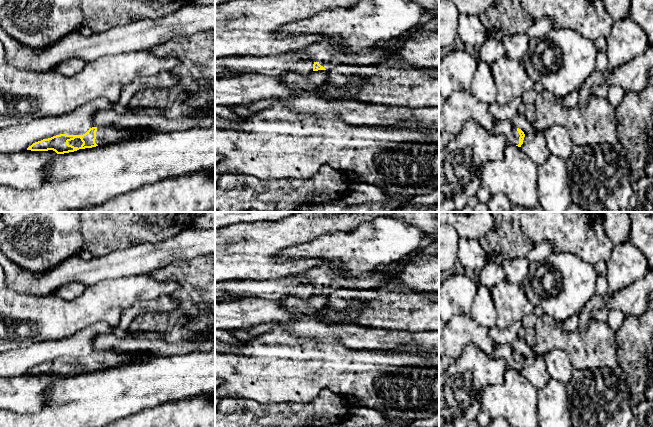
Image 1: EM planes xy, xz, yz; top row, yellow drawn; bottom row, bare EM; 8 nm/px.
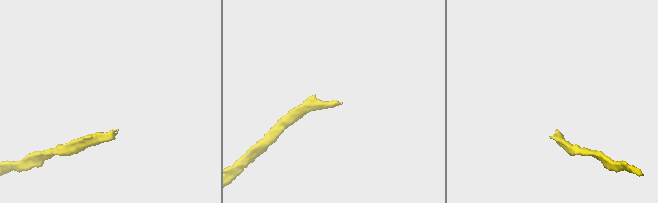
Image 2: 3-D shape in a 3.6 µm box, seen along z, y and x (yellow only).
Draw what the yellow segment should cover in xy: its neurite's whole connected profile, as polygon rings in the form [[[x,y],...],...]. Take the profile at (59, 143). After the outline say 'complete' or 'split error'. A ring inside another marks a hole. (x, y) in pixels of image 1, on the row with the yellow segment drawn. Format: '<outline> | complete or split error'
[[[112,125],[92,127],[83,135],[60,134],[33,143],[27,148],[31,151],[53,150],[57,154],[74,152],[79,149],[92,148],[99,145],[112,144],[128,140],[130,131],[117,130]]] | split error

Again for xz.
[[[405,35],[389,41],[388,46],[375,47],[361,52],[351,52],[344,46],[339,46],[330,40],[317,42],[307,48],[295,51],[306,54],[313,62],[313,71],[328,70],[341,65],[380,64],[396,48],[404,45]]] | split error

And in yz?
[[[495,120],[492,132],[503,135],[506,138],[507,144],[513,144],[518,147],[521,147],[525,137],[524,132],[510,121]]] | split error

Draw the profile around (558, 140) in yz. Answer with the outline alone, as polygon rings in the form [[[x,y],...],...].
[[[552,126],[543,131],[547,148],[552,155],[567,160],[571,156],[573,142],[570,132],[563,126]]]

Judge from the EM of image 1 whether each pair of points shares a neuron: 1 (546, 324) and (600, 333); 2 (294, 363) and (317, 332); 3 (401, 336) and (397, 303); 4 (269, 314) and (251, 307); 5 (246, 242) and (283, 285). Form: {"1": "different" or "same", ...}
{"1": "same", "2": "different", "3": "different", "4": "same", "5": "different"}

